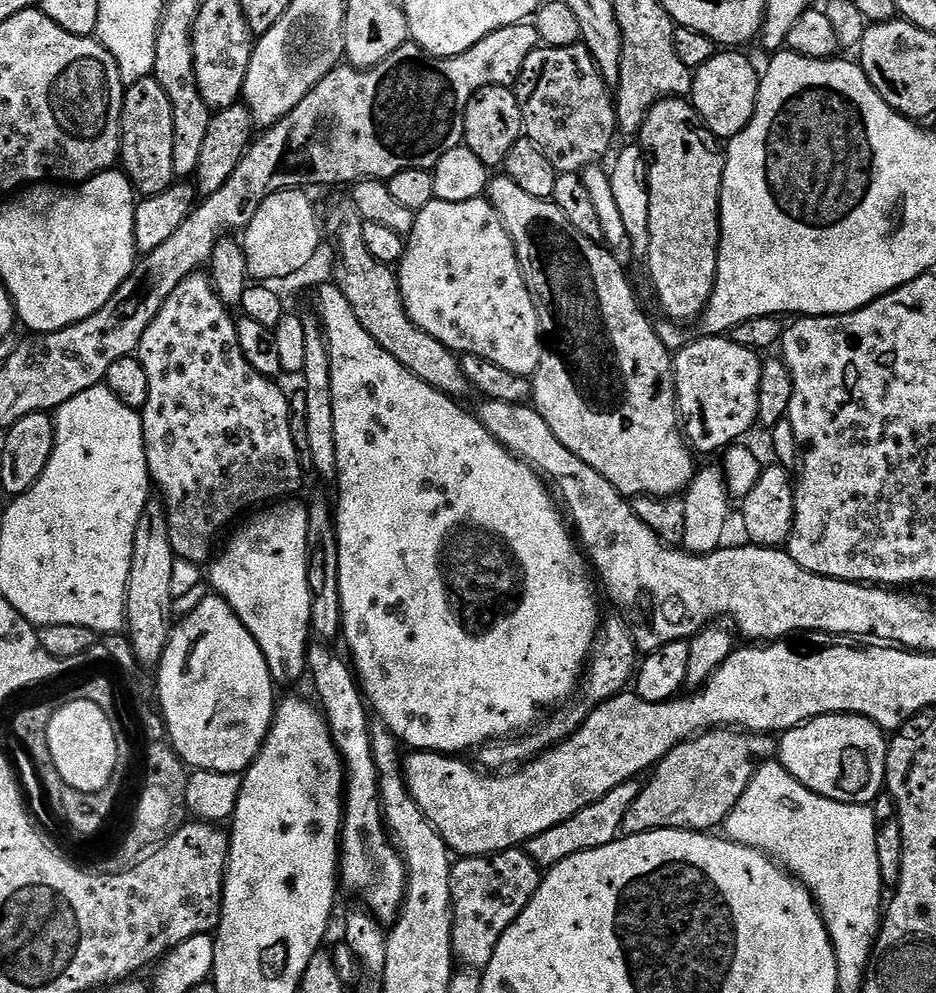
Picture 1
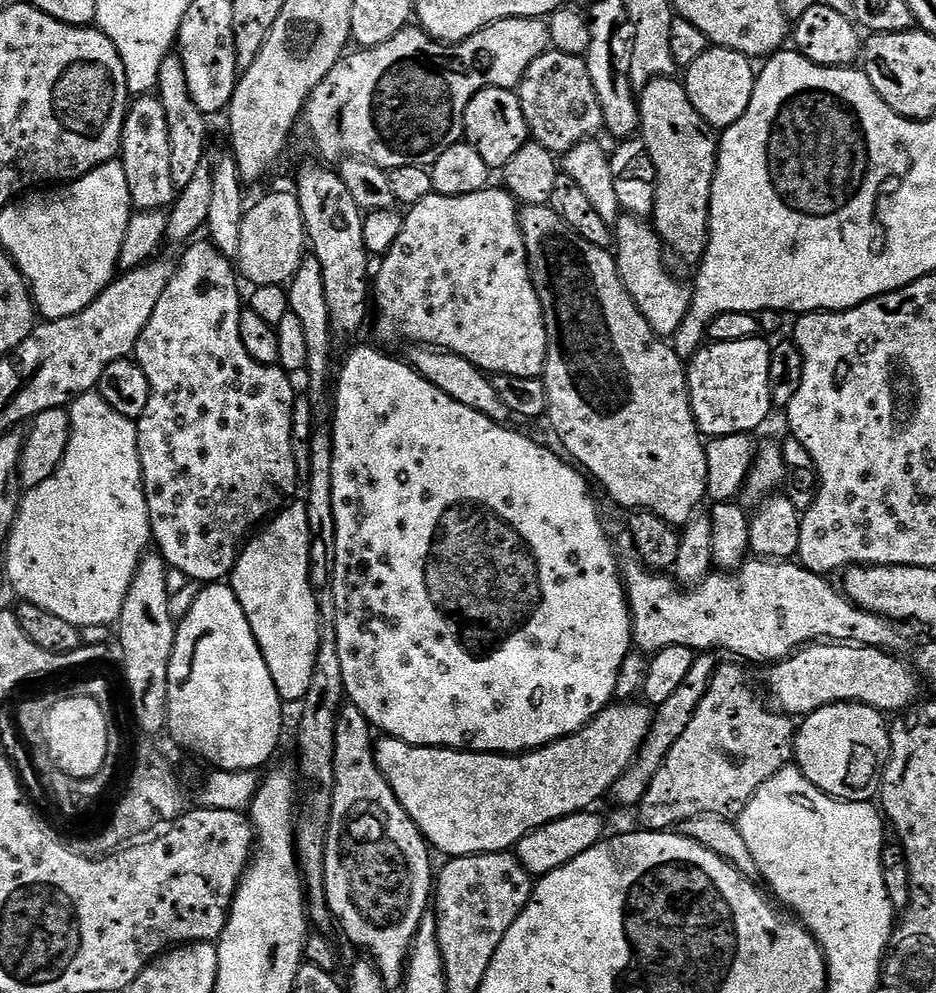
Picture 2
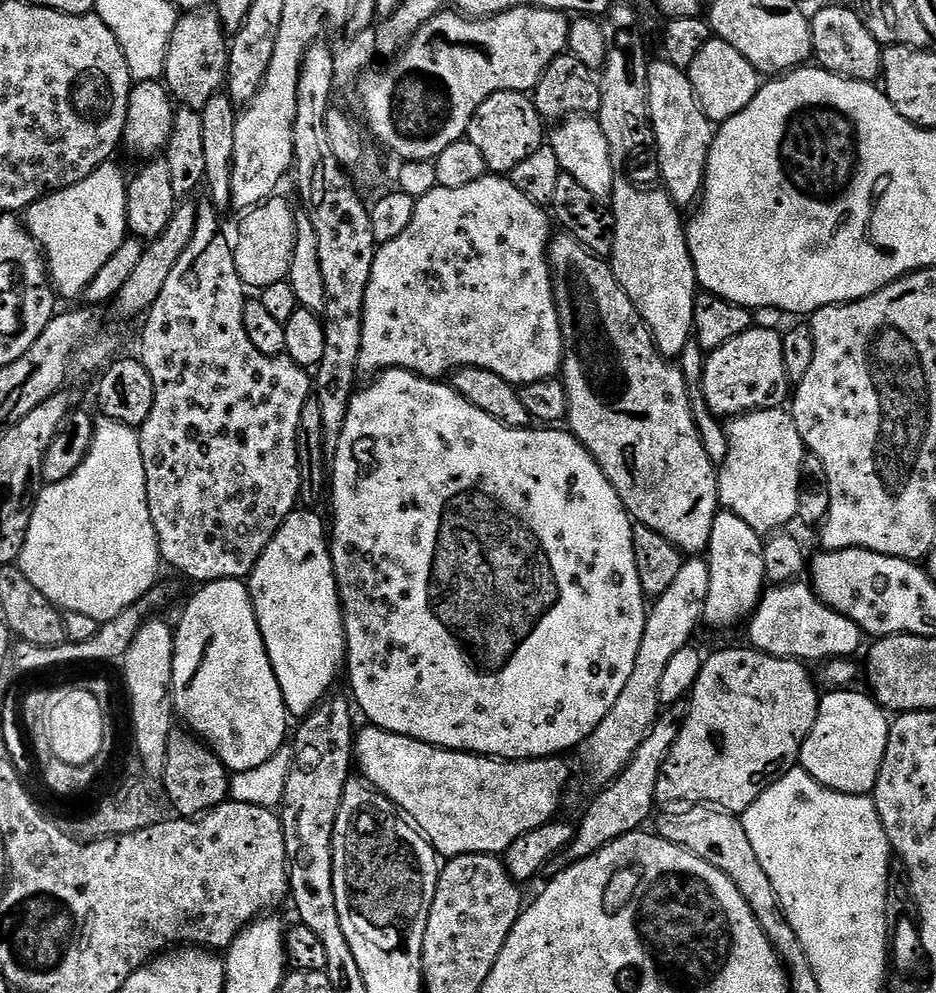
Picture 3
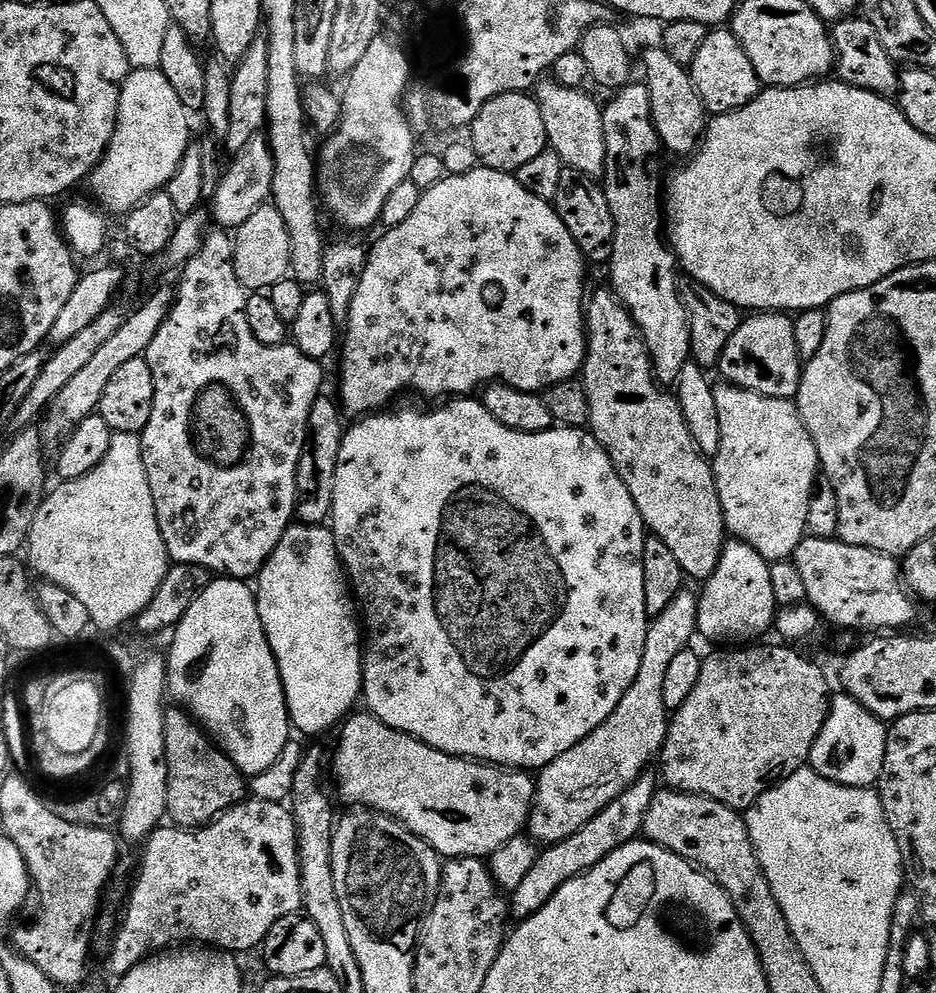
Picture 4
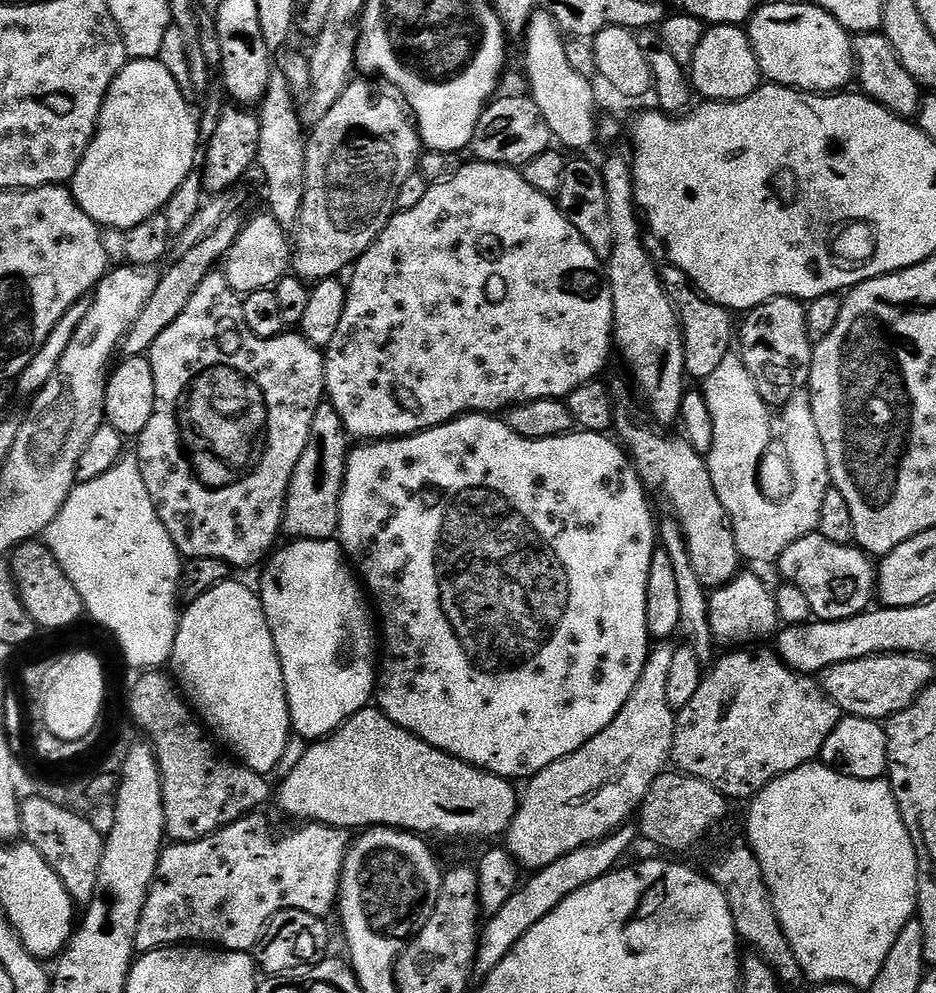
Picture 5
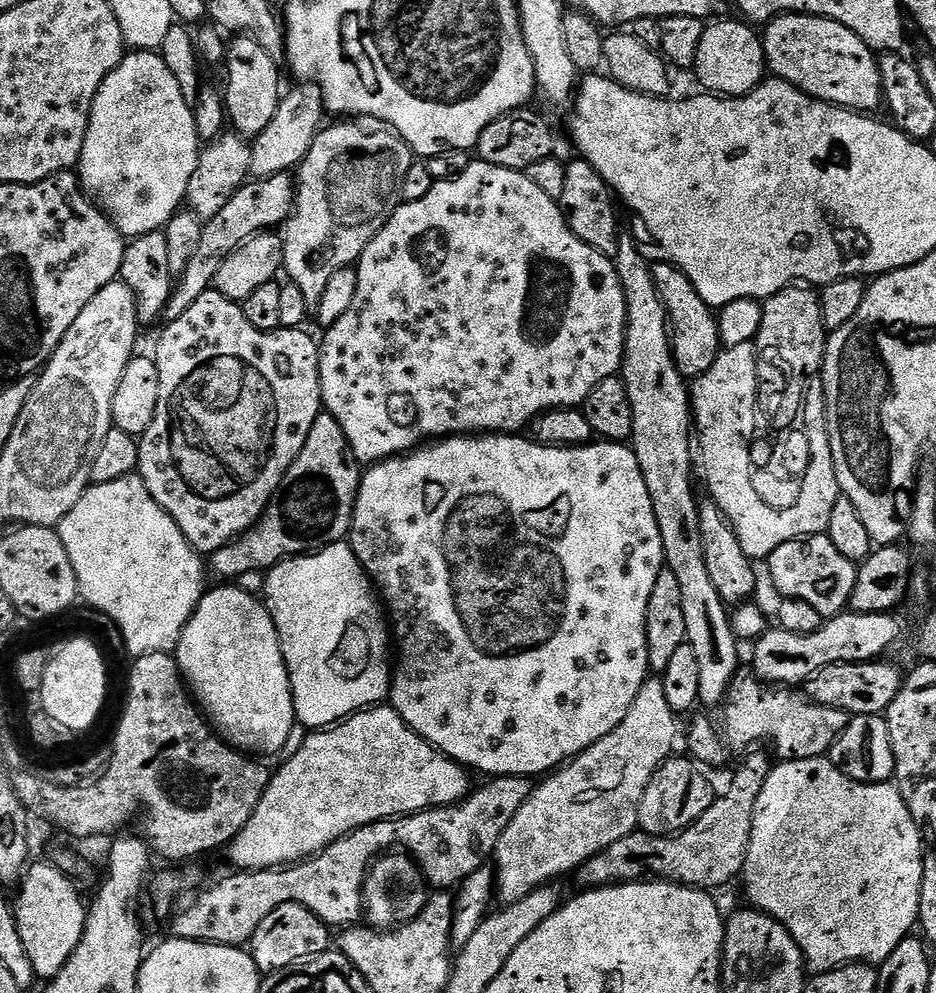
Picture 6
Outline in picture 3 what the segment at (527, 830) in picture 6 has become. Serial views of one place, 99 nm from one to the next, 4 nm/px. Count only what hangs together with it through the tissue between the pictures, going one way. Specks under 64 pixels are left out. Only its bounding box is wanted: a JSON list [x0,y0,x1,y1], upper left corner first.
[578,559,710,789]

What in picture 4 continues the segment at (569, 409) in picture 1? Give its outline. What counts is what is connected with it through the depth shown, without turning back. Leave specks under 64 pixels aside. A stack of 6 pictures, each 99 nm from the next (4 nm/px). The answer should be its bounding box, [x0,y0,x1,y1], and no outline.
[582,288,726,582]

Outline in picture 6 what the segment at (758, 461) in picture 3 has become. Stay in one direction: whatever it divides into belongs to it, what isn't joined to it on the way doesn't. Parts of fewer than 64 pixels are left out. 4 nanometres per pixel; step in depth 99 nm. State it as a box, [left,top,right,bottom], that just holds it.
[690,343,842,562]

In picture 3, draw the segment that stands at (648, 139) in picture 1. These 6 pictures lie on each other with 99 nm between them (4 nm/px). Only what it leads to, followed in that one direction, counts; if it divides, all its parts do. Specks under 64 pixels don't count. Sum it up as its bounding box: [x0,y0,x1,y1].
[648,58,714,205]

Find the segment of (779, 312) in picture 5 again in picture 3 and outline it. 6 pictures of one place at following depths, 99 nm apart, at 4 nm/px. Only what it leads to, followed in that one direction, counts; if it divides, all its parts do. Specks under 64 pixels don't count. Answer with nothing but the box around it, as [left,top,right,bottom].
[698,326,789,418]

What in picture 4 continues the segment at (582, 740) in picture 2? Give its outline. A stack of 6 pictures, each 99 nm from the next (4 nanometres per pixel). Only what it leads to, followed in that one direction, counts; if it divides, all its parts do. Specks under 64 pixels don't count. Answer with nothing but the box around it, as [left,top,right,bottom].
[330,710,536,858]

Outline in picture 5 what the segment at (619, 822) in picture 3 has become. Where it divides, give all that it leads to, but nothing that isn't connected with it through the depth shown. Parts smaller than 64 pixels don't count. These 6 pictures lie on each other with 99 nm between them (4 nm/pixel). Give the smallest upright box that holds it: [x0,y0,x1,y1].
[476,822,637,977]

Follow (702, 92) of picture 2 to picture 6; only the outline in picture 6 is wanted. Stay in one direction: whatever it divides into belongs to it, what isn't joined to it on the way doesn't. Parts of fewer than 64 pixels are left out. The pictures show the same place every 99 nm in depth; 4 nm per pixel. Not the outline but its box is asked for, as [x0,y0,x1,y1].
[694,18,765,97]

